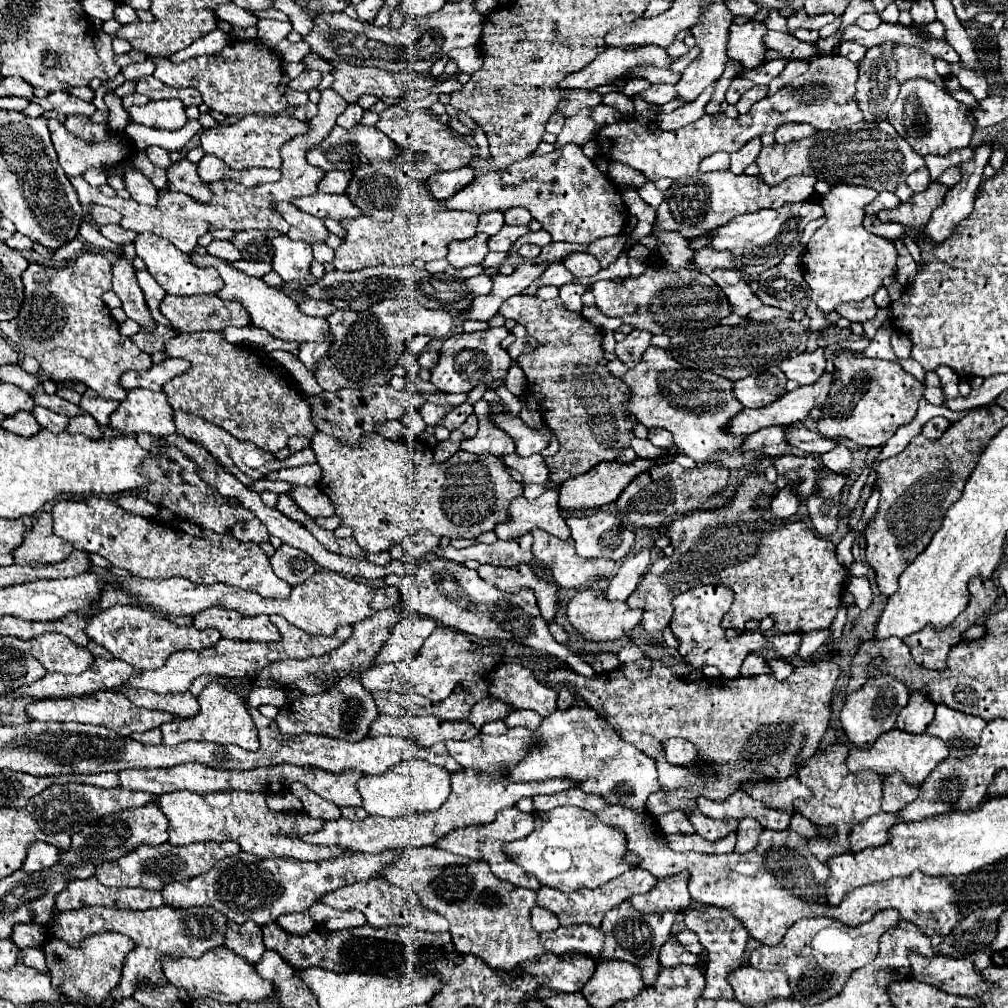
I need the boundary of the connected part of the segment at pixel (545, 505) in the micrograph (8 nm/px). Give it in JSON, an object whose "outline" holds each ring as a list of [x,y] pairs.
{"outline":[[[546,491],[538,499],[516,497],[510,503],[510,521],[496,525],[494,533],[498,539],[510,541],[530,533],[534,527],[540,527],[560,539],[570,537],[570,529],[558,511],[558,491]]]}

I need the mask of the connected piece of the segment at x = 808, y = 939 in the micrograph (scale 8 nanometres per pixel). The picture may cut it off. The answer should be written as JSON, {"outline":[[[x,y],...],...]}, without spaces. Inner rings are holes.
{"outline":[[[894,909],[880,911],[874,915],[872,921],[858,927],[846,927],[840,921],[828,917],[802,919],[788,929],[786,937],[778,945],[762,945],[756,951],[752,951],[750,965],[762,971],[784,971],[794,989],[794,999],[798,999],[804,1005],[816,1005],[838,995],[844,989],[848,977],[876,957],[882,933],[898,927],[900,921],[902,917]]]}

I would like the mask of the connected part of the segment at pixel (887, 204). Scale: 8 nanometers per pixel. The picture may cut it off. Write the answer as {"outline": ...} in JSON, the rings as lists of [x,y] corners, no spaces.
{"outline":[[[880,193],[870,205],[866,205],[866,213],[878,215],[878,211],[882,211],[882,209],[896,209],[898,203],[900,203],[900,199],[894,193]]]}

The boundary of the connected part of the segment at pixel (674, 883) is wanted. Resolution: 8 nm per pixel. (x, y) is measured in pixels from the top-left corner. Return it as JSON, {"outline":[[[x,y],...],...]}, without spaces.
{"outline":[[[688,873],[664,877],[658,881],[658,885],[650,893],[634,895],[634,897],[630,897],[630,901],[638,911],[644,911],[644,913],[664,911],[664,909],[682,911],[690,903],[690,893],[686,889],[688,879],[690,879]]]}

